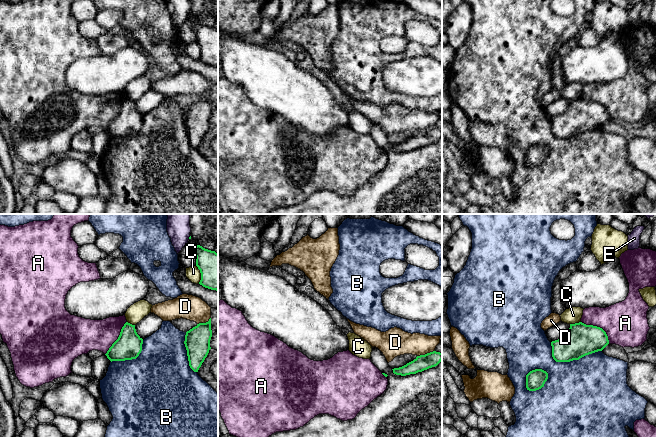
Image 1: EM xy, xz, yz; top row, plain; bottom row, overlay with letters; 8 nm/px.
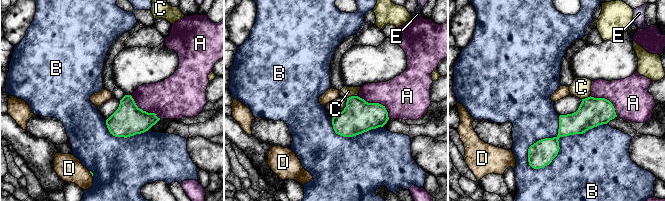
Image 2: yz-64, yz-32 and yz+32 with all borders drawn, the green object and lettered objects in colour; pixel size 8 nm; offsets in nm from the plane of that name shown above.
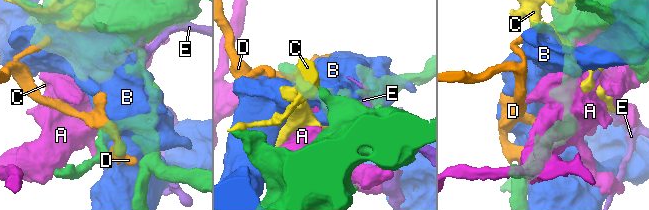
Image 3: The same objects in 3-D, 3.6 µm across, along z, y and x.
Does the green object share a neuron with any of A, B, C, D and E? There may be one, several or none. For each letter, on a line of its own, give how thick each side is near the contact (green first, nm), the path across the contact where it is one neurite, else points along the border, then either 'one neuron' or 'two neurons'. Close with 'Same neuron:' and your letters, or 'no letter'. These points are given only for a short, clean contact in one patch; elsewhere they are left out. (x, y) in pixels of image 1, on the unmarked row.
A: calibres 260 and 360 nm; two neurons
B: calibres 160 and 500 nm; two neurons
C: calibres 280 and 110 nm; two neurons
D: calibres 130 and 220 nm; two neurons
E: calibres 20 and 160 nm; two neurons
Same neuron: no letter

